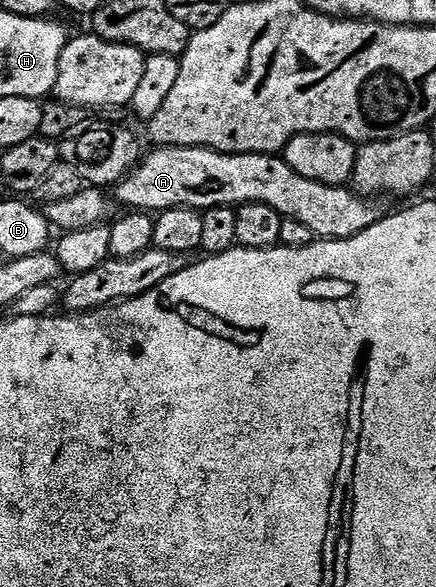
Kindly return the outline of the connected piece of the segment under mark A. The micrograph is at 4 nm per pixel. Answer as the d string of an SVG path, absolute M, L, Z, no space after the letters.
M157 147L150 155L148 152L141 162L116 184L116 191L115 199L118 204L123 203L127 209L146 213L170 211L172 207L204 209L236 208L242 203L271 205L271 209L275 209L282 217L303 221L303 225L308 225L317 239L350 239L363 233L363 229L371 229L371 225L384 219L387 214L387 208L381 204L384 202L380 198L358 195L348 186L332 187L319 181L307 181L307 177L299 177L299 173L295 173L295 169L291 169L291 165L287 165L284 158L277 155L226 155L223 151L213 151L209 147Z

